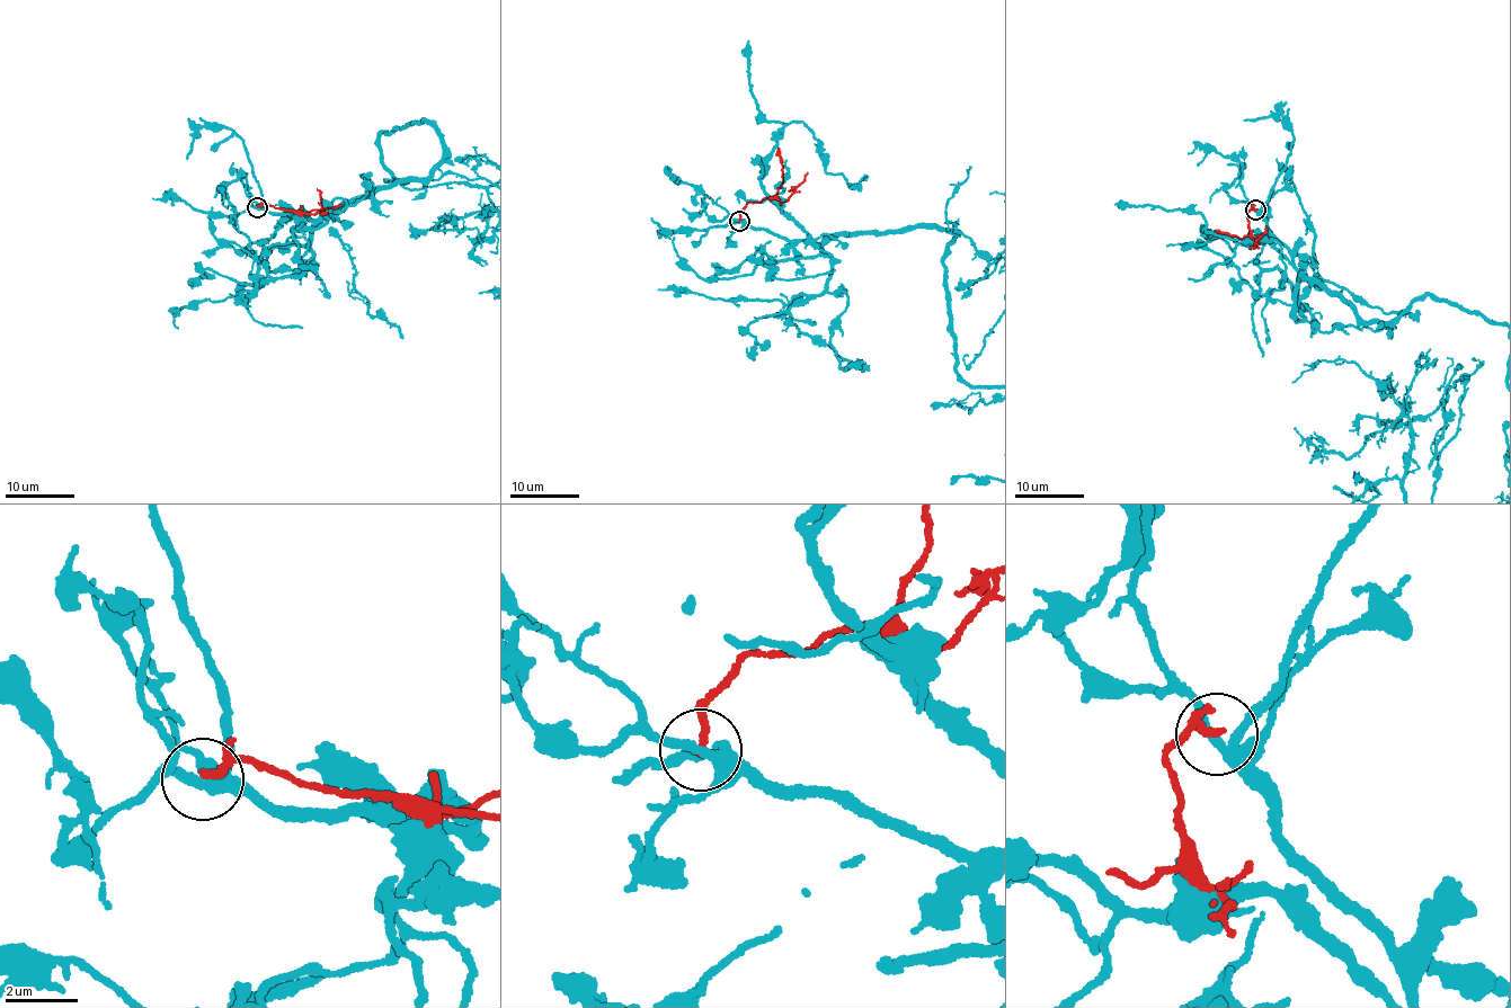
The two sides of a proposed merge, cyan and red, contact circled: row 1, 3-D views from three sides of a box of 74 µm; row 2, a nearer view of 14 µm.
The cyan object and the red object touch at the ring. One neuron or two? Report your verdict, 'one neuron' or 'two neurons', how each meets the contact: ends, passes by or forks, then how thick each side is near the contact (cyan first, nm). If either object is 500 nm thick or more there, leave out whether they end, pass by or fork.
two neurons; cyan forks; red ends; calibres 240 and 200 nm

